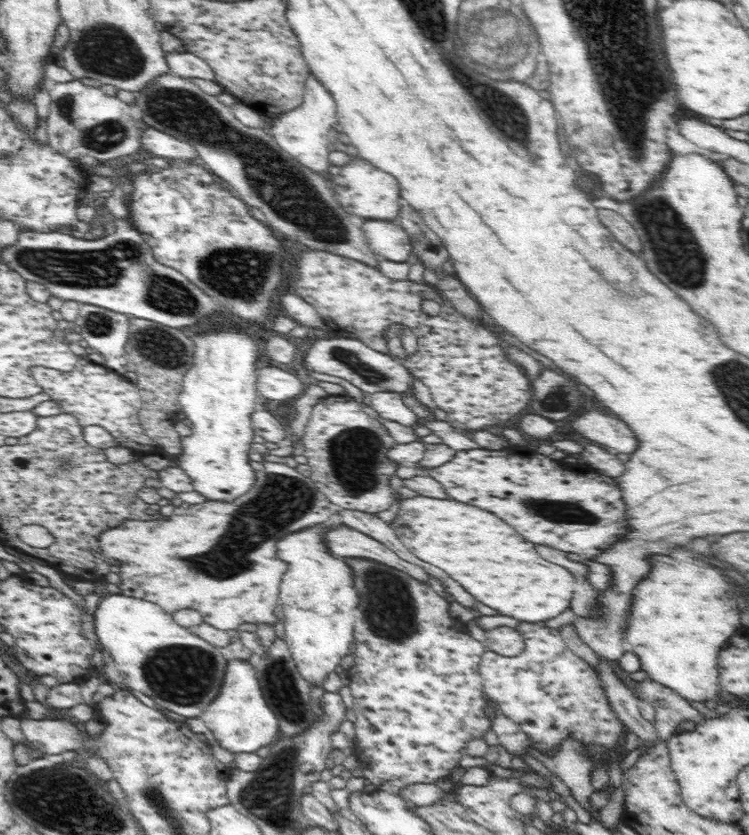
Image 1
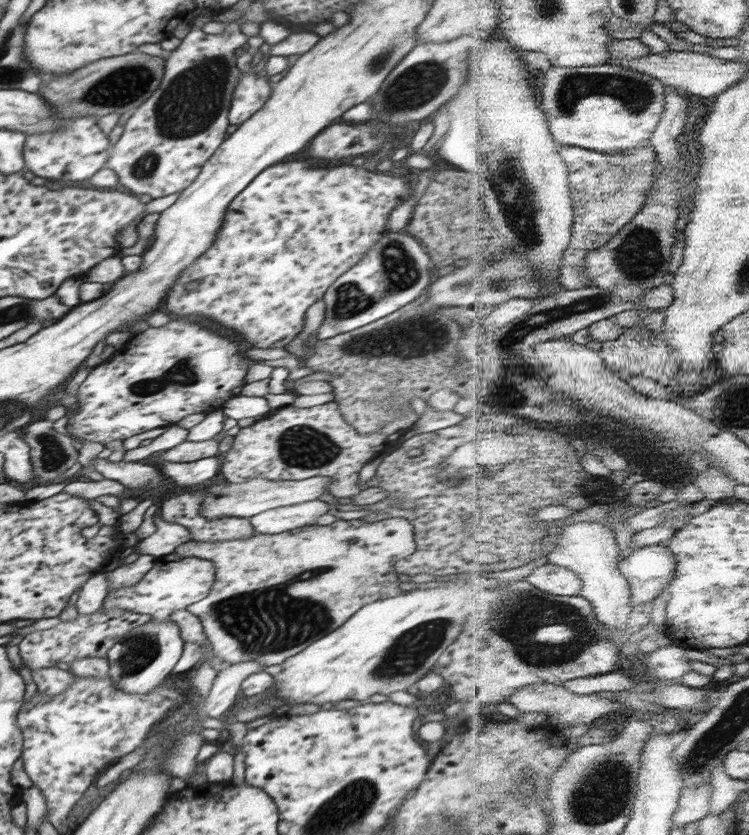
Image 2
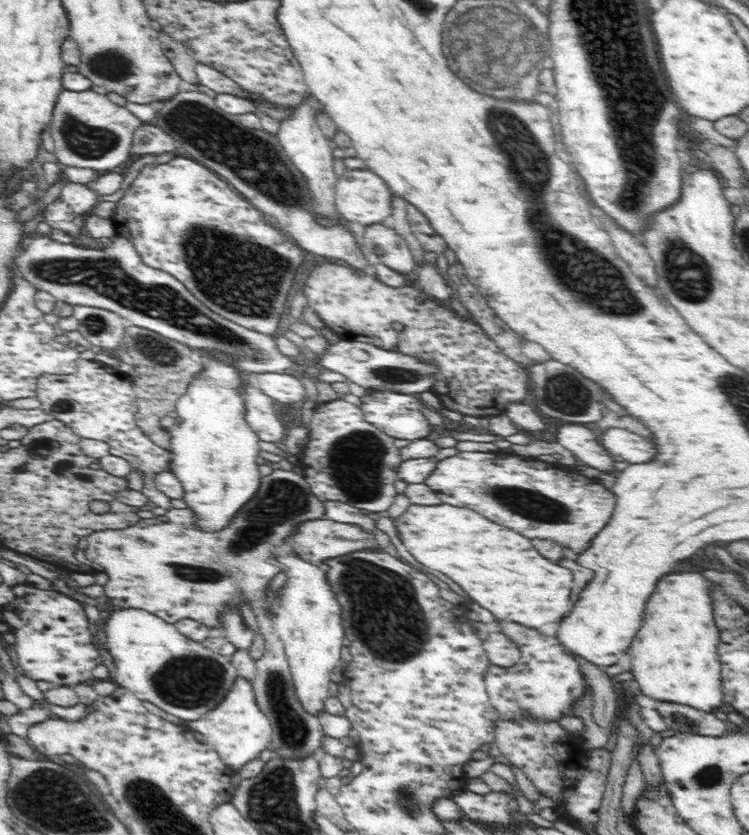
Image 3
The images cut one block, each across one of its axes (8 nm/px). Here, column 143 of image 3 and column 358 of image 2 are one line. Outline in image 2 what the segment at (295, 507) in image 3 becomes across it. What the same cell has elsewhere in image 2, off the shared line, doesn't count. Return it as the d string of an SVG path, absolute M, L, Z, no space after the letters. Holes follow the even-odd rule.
M392 517L370 524L366 524L364 519L337 520L327 526L314 523L312 526L274 535L254 531L245 540L195 542L190 539L189 542L176 547L174 553L180 557L196 556L202 560L210 560L218 572L218 578L212 583L208 596L187 608L200 619L215 658L231 664L256 660L258 664L268 667L286 662L290 656L293 657L308 648L309 644L314 644L315 640L320 640L322 636L341 627L366 604L404 593L398 588L401 582L394 565L410 556L416 549L413 524L406 518ZM324 558L328 562L332 560L332 566L324 564ZM336 558L340 558L340 562L334 562ZM324 566L328 568L316 576L292 584L282 584L300 576L306 570L316 570Z

